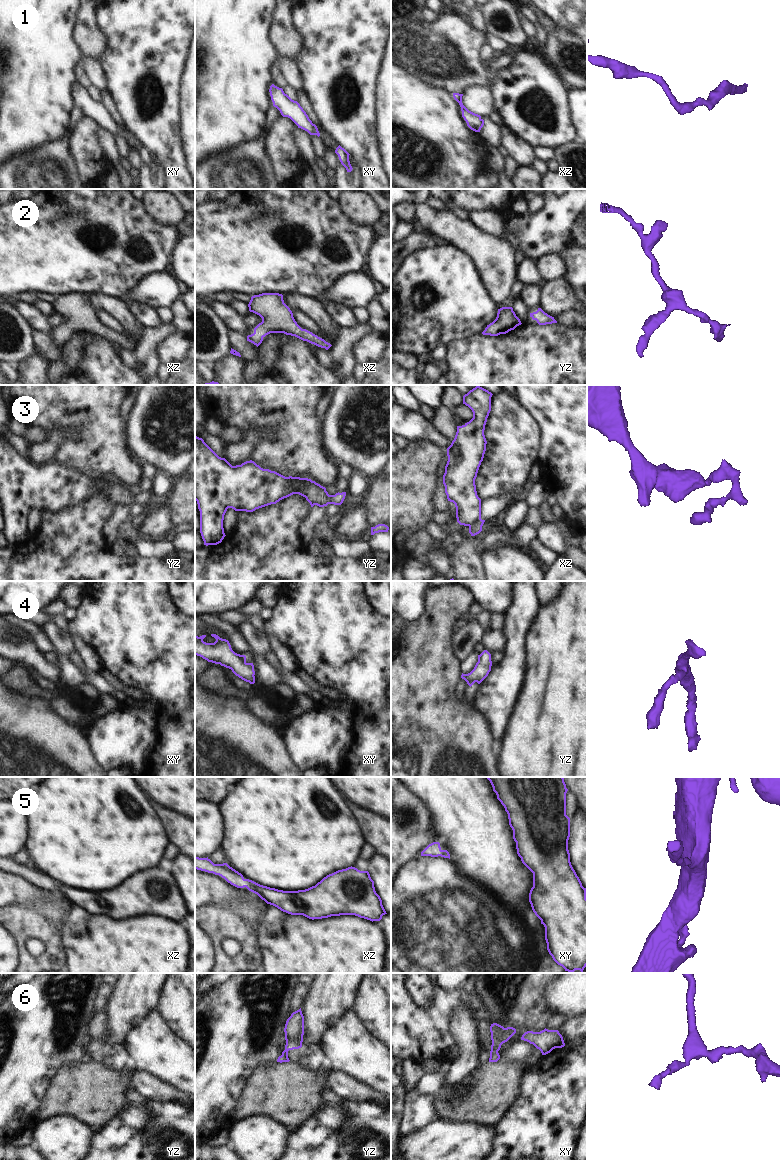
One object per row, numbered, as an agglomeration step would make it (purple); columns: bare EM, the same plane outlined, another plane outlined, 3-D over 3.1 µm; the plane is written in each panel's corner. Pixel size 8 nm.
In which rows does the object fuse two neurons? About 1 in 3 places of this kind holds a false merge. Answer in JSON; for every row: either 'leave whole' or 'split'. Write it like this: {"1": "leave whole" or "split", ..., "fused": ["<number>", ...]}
{"1": "leave whole", "2": "leave whole", "3": "split", "4": "leave whole", "5": "leave whole", "6": "leave whole", "fused": ["3"]}

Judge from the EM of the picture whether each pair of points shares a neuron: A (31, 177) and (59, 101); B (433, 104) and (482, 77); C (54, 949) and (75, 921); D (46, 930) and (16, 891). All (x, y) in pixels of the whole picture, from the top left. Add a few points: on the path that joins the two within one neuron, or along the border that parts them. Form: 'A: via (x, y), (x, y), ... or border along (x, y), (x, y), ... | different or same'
A: border along (65, 137), (36, 146), (21, 154) | different
B: border along (430, 84), (449, 90), (452, 93) | different
C: border along (59, 935), (66, 962) | different
D: border along (10, 905), (36, 907), (45, 915), (48, 922) | different

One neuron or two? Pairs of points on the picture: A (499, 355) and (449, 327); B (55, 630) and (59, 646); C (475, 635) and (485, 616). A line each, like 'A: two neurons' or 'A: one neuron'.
A: two neurons
B: one neuron
C: two neurons

